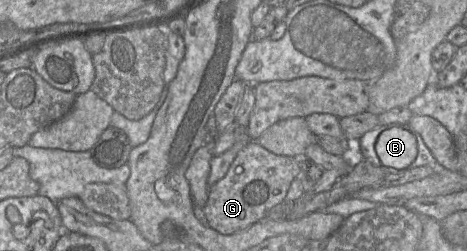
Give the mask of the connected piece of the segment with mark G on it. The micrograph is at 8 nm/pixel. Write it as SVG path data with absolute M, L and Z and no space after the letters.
M249 140L238 152L225 176L210 186L202 209L204 223L221 234L232 234L267 217L270 210L285 200L291 182L302 173L300 159L277 155Z

